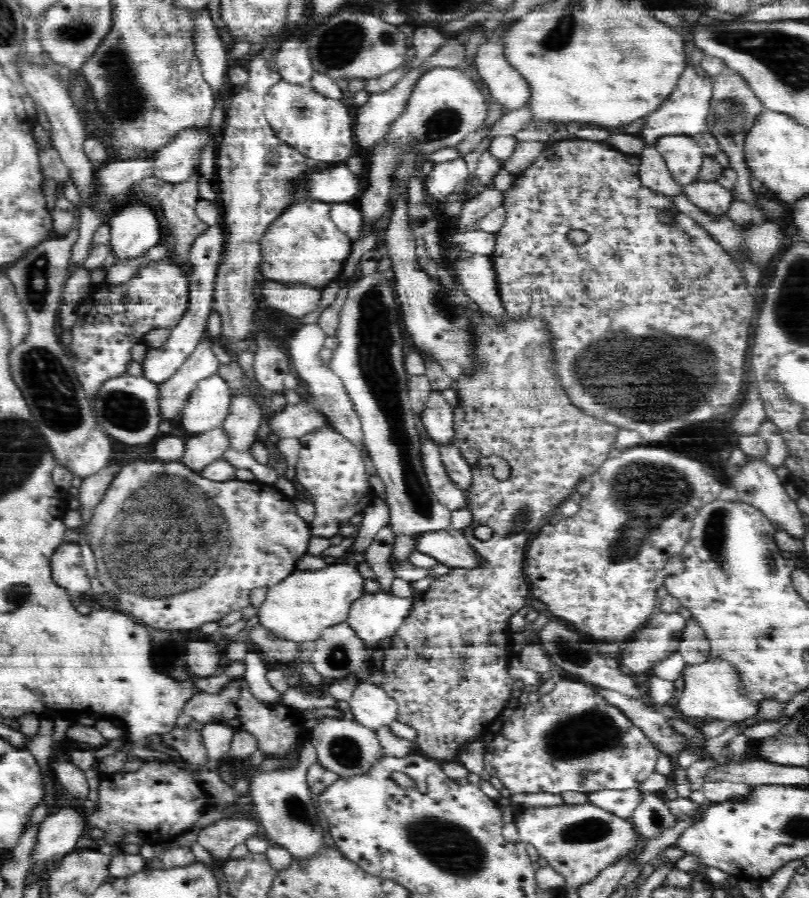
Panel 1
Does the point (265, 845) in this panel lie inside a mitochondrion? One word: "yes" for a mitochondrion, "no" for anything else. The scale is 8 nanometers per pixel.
no

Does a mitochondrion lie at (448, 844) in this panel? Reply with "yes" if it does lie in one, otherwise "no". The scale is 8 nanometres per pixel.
yes

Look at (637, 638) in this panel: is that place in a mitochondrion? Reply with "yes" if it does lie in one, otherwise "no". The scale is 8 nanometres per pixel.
no

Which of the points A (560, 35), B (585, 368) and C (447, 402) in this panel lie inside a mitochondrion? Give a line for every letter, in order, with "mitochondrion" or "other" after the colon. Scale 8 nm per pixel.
A: mitochondrion
B: mitochondrion
C: other

